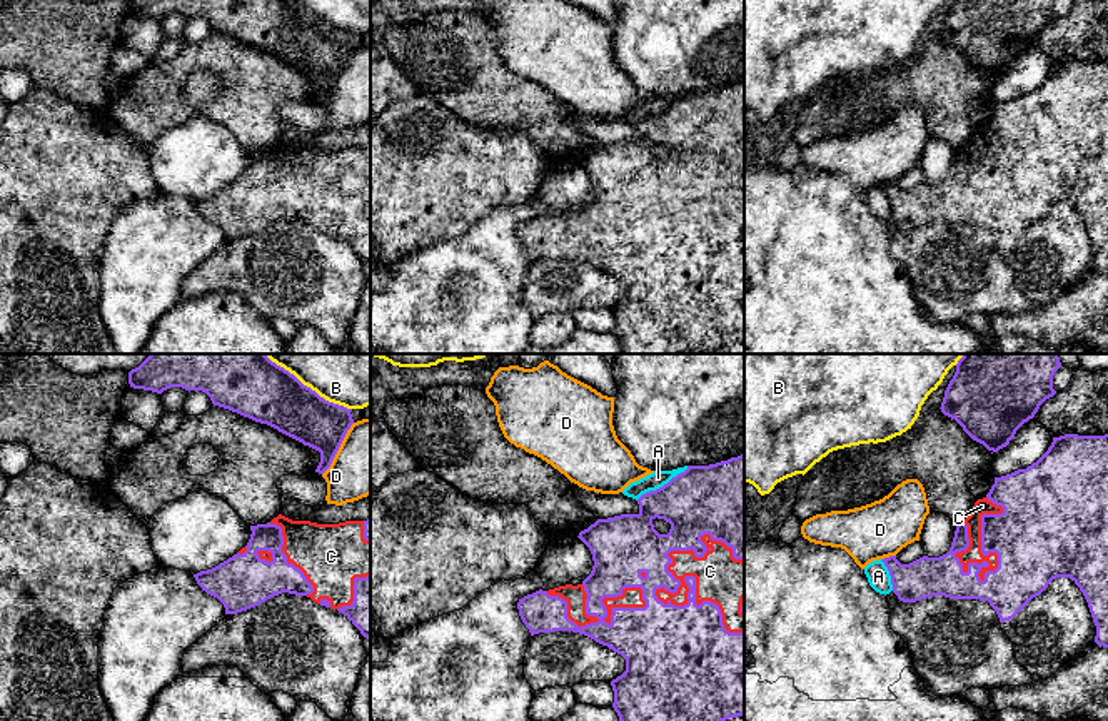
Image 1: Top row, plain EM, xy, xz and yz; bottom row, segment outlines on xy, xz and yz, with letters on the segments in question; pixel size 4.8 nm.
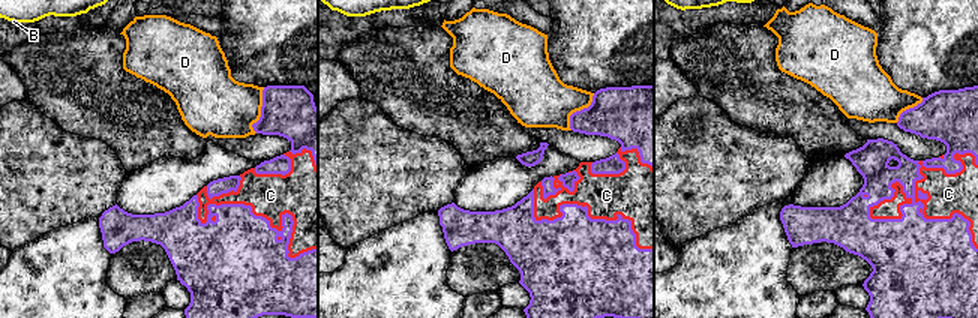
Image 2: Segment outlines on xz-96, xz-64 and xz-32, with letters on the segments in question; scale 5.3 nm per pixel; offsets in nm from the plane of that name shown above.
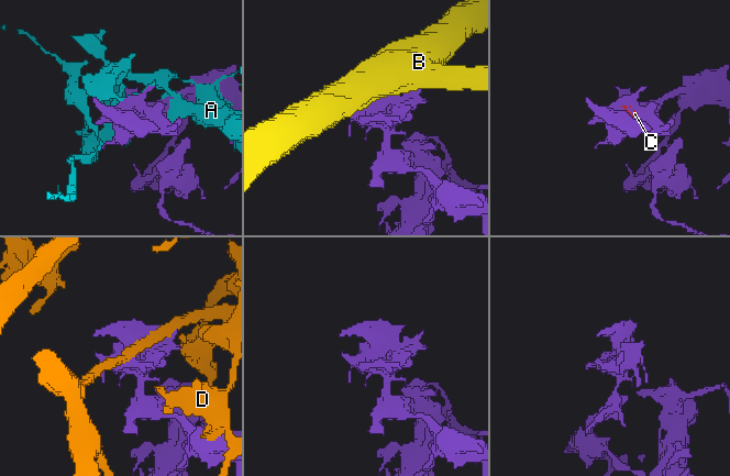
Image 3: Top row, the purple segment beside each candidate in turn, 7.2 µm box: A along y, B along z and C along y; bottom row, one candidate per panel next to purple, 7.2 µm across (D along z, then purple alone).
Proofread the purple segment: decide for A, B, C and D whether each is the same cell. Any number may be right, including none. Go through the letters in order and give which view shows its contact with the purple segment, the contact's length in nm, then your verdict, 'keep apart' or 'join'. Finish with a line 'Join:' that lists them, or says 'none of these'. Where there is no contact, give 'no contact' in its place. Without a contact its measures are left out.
A: contact in xz; length 300 nm; keep apart
B: contact in xy; length 340 nm; keep apart
C: contact in xz; length 550 nm; join
D: contact in xy; length 300 nm; keep apart
Join: C

